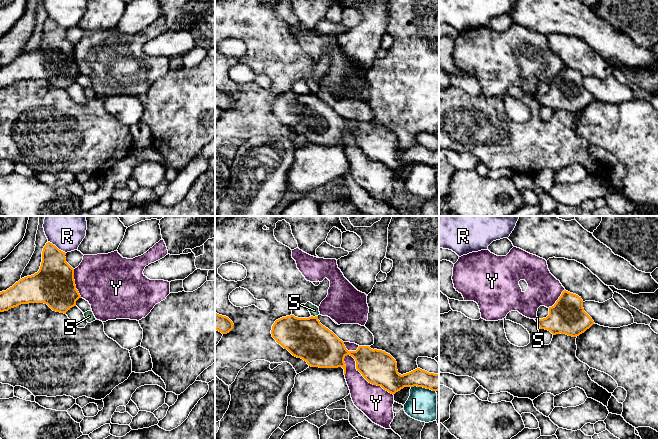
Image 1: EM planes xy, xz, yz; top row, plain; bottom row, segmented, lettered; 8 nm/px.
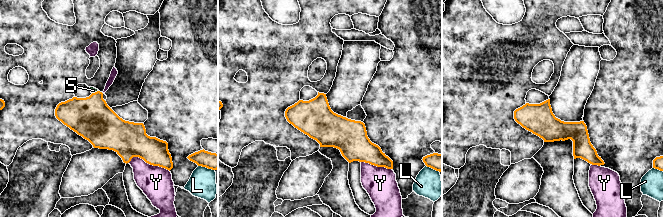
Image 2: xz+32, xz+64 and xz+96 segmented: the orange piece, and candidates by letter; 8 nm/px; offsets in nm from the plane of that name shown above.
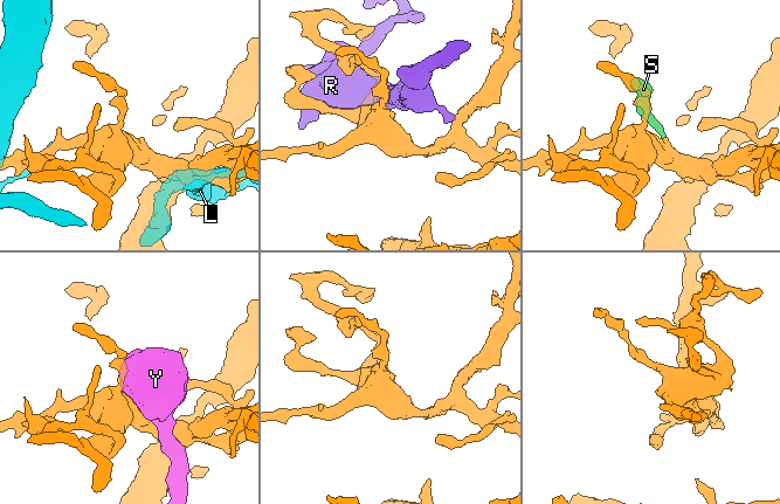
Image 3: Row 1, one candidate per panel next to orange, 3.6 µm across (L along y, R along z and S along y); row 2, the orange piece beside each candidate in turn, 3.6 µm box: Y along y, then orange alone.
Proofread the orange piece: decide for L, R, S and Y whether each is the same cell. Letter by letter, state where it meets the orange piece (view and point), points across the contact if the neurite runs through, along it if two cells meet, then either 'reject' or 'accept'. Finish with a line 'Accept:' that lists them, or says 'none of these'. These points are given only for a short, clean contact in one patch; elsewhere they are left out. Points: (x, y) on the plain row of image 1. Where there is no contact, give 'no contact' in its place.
L: meets orange in xz at (423, 163); reject
R: meets orange in xy at (56, 23); reject
S: meets orange in xz at (315, 92); runs through xz (306, 114), (315, 92), (314, 86); accept
Y: meets orange in xz at (365, 154); reject
Accept: S

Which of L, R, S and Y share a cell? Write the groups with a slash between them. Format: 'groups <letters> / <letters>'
groups L / R / S / Y

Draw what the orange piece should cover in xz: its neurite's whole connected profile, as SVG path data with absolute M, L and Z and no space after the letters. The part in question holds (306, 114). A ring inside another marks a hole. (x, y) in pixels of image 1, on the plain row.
M307 78L305 82L307 83L307 85L311 90L309 94L298 94L295 93L294 91L282 93L275 97L271 106L272 113L276 116L276 118L280 120L284 125L287 125L293 132L303 135L311 143L319 143L319 144L342 143L344 145L345 151L346 141L344 138L344 134L347 131L350 131L356 137L357 147L359 147L369 159L381 162L384 166L388 167L393 171L396 168L403 165L404 163L417 162L430 165L432 167L439 166L439 150L429 149L425 146L417 144L409 149L401 151L398 149L396 136L385 127L377 125L373 126L369 122L359 122L356 127L348 127L344 121L344 118L340 116L332 107L330 107L328 104L326 104L320 99L320 97L318 96L318 92L320 91L319 84L310 78Z

